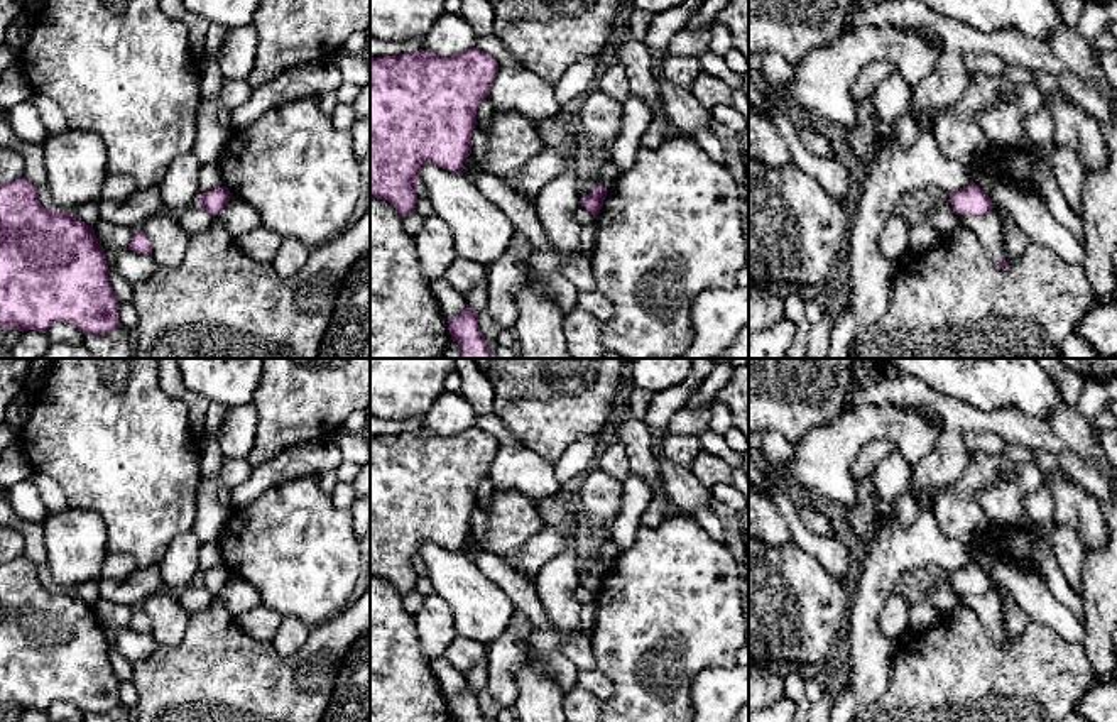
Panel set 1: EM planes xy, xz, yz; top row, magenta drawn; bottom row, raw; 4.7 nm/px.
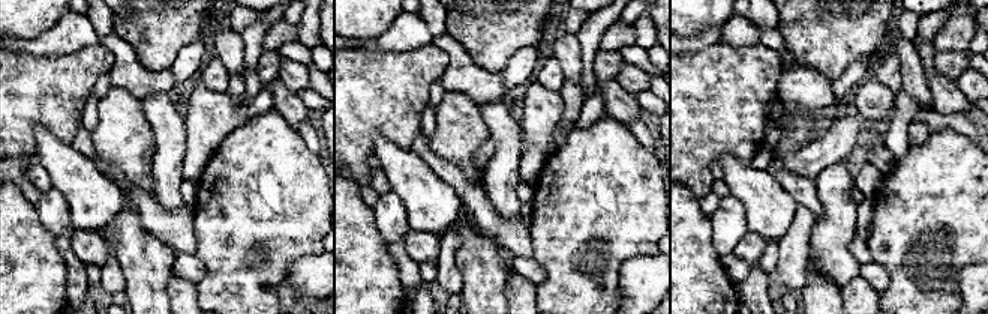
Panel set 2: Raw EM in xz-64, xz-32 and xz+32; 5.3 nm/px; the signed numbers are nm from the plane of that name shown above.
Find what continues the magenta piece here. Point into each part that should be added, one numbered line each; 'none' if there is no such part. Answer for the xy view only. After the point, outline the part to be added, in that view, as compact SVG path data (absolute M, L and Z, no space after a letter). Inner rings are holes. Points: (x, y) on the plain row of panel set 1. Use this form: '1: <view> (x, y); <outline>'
none

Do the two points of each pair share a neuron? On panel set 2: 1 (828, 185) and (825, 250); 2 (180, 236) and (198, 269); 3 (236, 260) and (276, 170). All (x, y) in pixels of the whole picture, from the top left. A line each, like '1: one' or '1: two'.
1: one
2: two
3: one

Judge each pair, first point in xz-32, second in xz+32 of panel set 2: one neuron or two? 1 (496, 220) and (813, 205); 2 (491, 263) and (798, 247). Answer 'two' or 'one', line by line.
1: one
2: two

